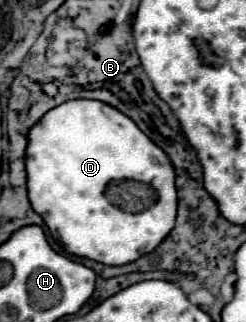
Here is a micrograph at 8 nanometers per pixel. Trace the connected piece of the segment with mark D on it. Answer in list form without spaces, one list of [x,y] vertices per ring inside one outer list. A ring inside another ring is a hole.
[[[71,99],[65,101],[53,109],[49,109],[29,131],[27,135],[27,151],[25,151],[25,171],[27,171],[27,193],[33,211],[45,221],[49,227],[49,233],[55,241],[59,241],[67,253],[77,257],[89,257],[93,261],[105,263],[105,265],[125,265],[135,259],[139,259],[145,253],[151,253],[163,237],[173,229],[175,225],[175,209],[177,209],[177,197],[175,197],[175,173],[171,173],[171,161],[167,161],[167,155],[121,111],[115,107],[95,101],[95,99]]]

